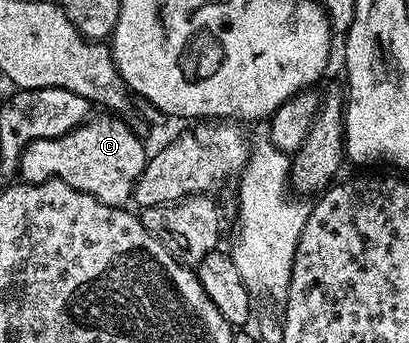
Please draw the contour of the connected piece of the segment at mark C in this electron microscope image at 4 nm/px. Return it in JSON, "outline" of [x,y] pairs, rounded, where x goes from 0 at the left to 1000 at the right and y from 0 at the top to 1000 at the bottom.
{"outline":[[[279,332],[249,335],[259,338],[235,341],[237,335],[232,335],[227,344],[213,347],[210,359],[198,362],[196,370],[176,376],[154,397],[115,408],[81,408],[54,443],[44,475],[51,522],[66,536],[95,536],[110,525],[154,525],[166,531],[166,542],[176,542],[205,566],[225,566],[225,577],[235,577],[264,601],[293,606],[315,598],[333,531],[357,481],[362,440],[357,443],[355,426],[347,423],[350,399],[330,385],[306,347]]]}

